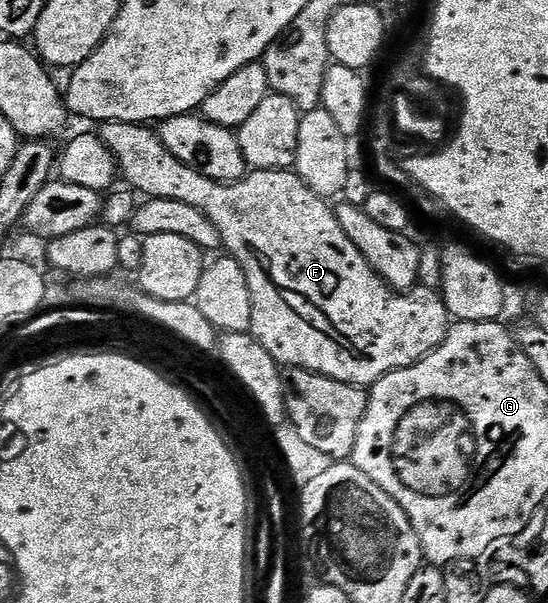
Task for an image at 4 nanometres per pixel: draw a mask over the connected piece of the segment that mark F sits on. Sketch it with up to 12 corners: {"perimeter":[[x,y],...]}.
{"perimeter":[[105,121],[119,176],[198,207],[279,366],[371,387],[433,353],[391,289],[294,171],[225,183]]}

